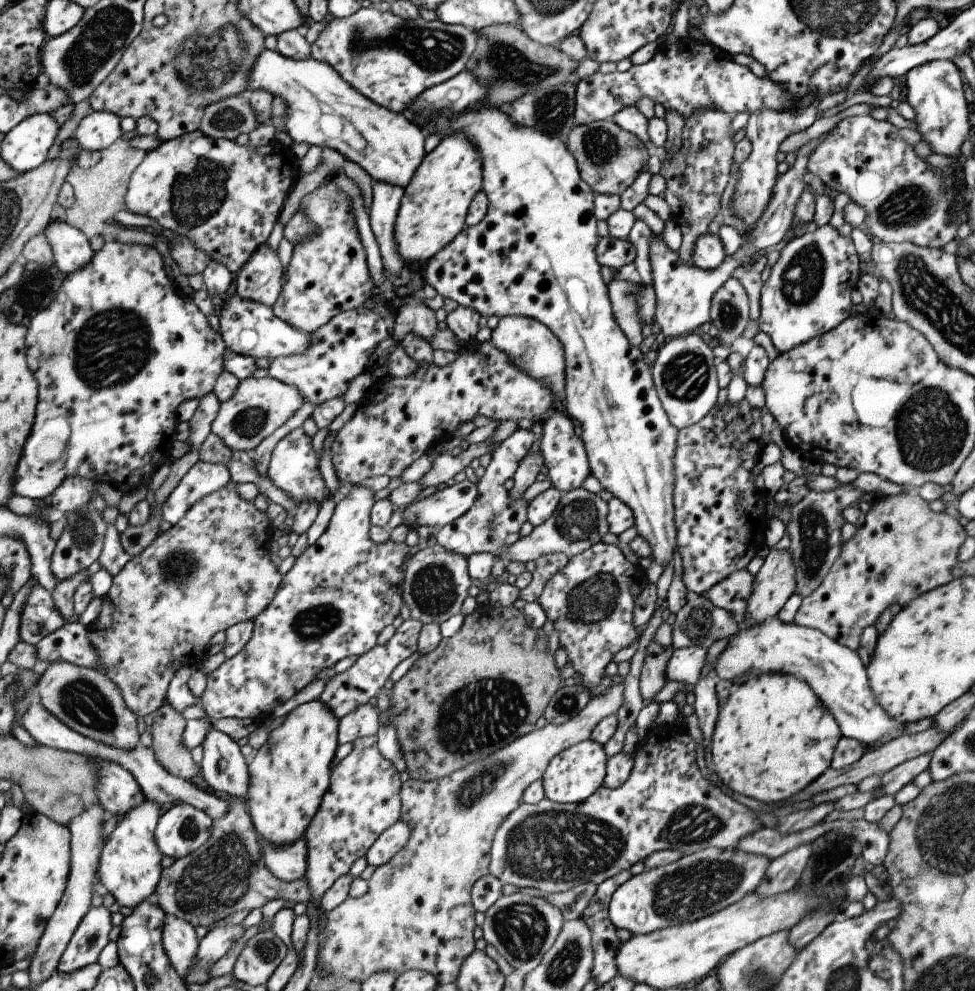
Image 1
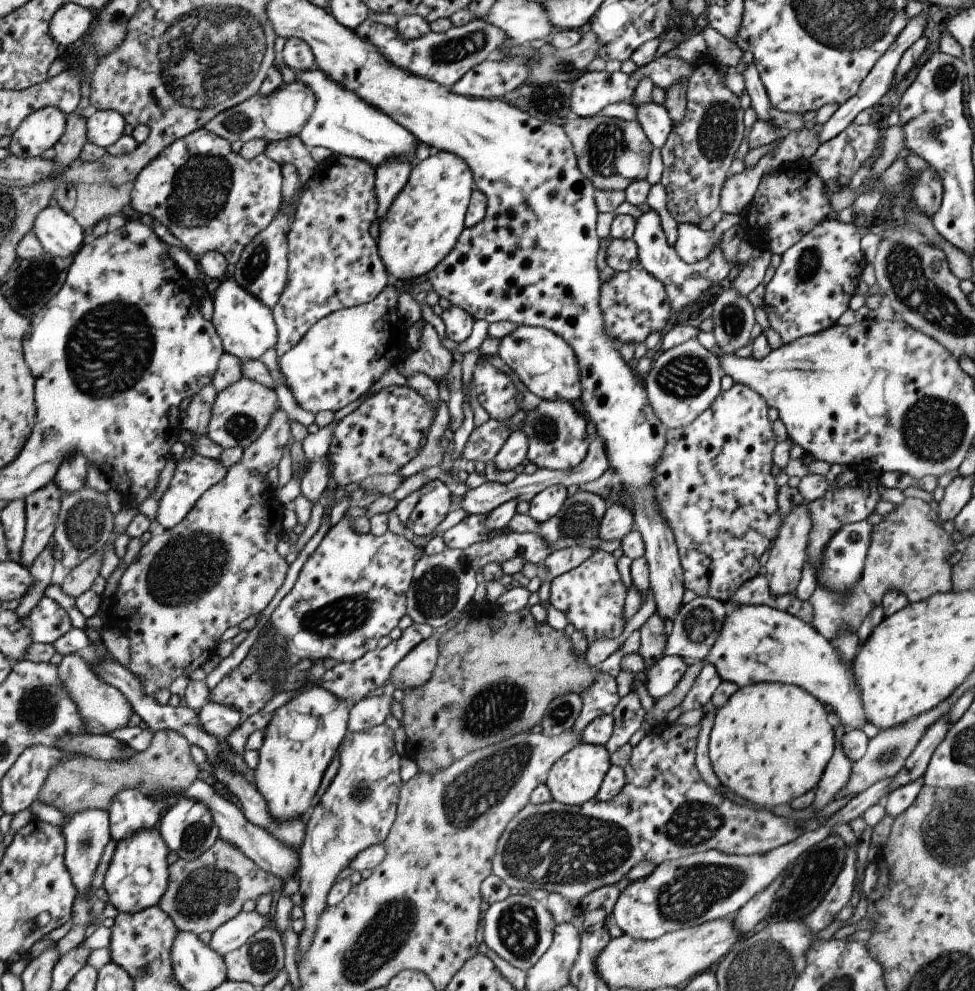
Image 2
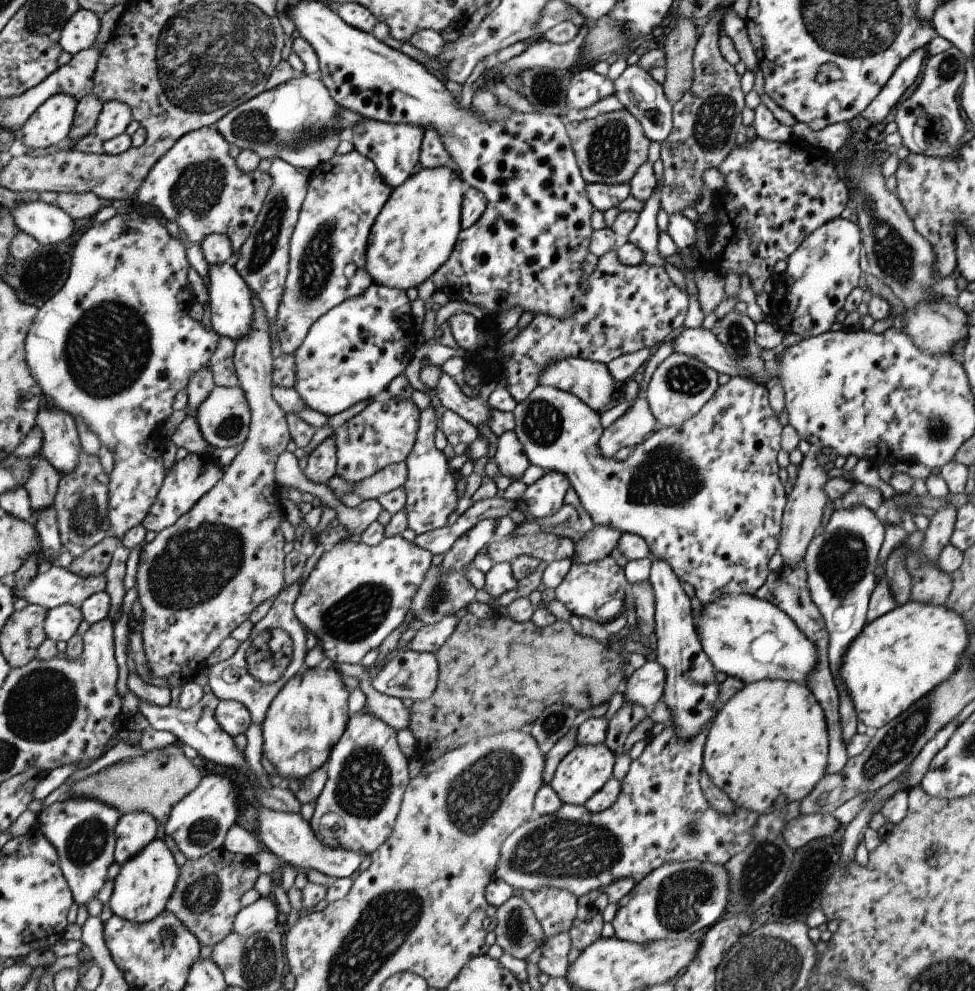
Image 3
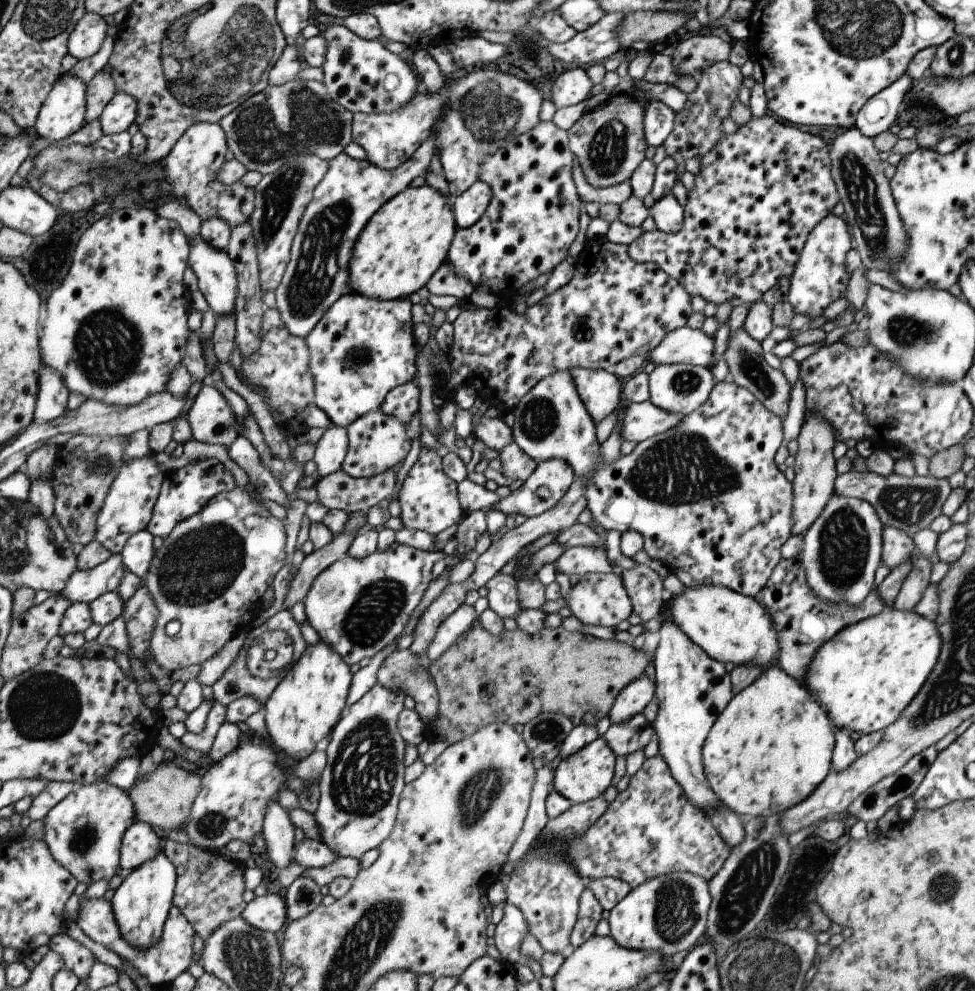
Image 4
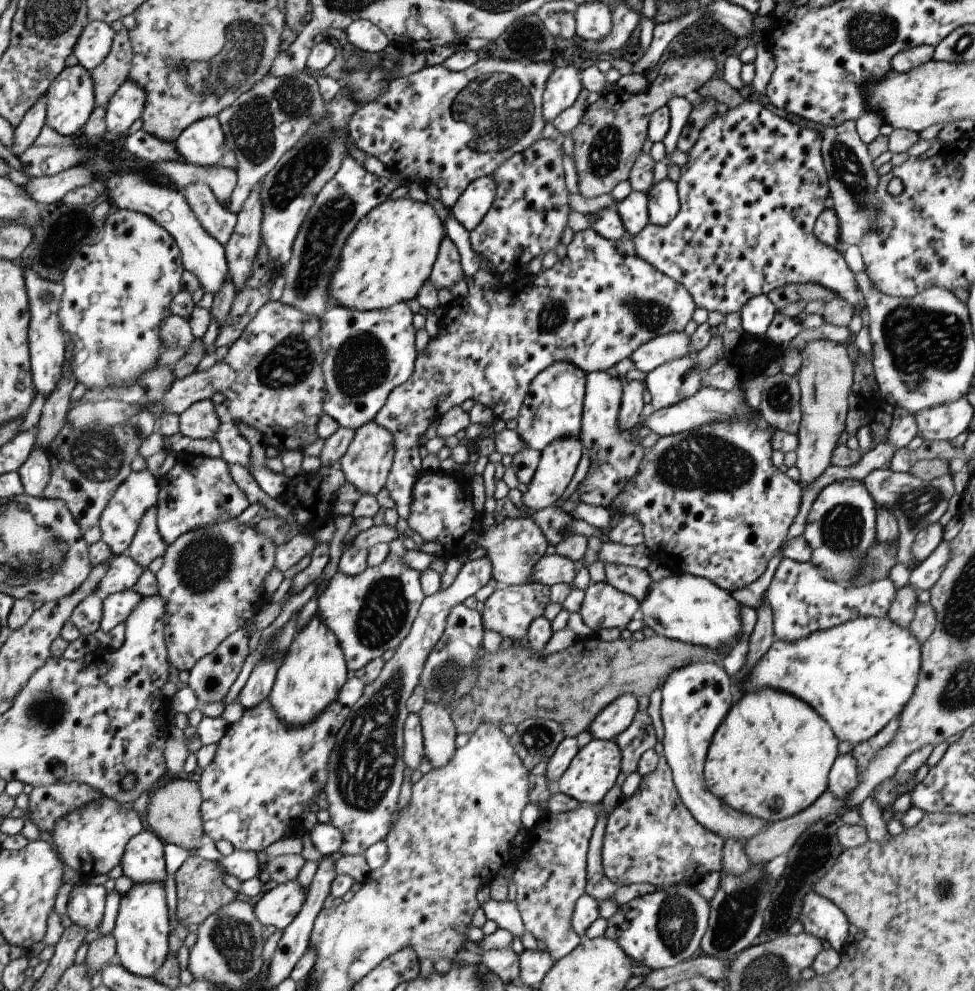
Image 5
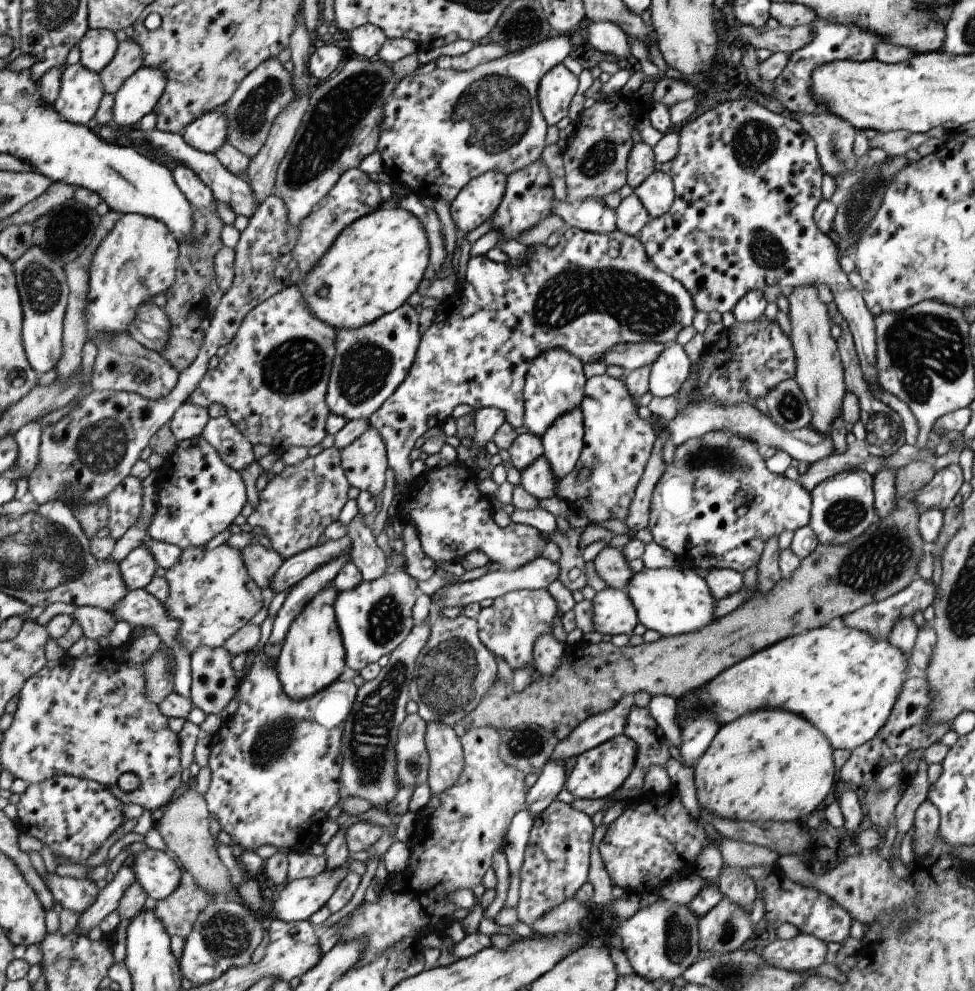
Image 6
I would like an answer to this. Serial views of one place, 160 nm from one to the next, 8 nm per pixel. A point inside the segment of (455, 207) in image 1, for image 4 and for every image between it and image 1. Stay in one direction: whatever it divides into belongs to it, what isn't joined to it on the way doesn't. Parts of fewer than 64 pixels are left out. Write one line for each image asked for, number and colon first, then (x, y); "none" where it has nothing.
2: (422, 223)
3: (414, 233)
4: (406, 239)

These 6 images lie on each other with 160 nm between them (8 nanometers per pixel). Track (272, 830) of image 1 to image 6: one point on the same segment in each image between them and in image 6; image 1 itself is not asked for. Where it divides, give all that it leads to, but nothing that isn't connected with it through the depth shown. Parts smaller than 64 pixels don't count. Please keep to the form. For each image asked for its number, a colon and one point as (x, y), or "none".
2: (303, 734)
3: (304, 721)
4: (301, 710)
5: (312, 671)
6: (311, 657)

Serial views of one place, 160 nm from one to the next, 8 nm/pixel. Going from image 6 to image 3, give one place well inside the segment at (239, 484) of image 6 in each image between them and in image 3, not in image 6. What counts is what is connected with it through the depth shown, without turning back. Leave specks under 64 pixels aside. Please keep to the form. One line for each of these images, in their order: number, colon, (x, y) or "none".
3: (186, 481)
4: (183, 492)
5: (194, 494)

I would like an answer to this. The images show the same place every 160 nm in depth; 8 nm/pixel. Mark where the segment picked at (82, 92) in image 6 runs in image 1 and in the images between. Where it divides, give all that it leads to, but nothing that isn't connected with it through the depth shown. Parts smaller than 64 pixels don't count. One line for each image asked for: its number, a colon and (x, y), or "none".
1: (25, 148)
2: (45, 128)
3: (50, 125)
4: (64, 113)
5: (71, 97)

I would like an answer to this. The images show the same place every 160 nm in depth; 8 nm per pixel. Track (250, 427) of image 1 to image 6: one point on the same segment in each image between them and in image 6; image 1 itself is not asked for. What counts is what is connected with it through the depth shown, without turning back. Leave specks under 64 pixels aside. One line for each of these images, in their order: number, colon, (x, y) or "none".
2: (240, 412)
3: (223, 417)
4: (210, 421)
5: (199, 420)
6: (188, 420)

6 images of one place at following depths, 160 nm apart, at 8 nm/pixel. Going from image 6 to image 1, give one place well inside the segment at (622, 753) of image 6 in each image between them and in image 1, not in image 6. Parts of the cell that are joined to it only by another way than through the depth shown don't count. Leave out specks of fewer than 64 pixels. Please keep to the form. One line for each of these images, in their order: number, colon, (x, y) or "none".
1: (571, 776)
2: (574, 778)
3: (582, 772)
4: (585, 775)
5: (593, 770)

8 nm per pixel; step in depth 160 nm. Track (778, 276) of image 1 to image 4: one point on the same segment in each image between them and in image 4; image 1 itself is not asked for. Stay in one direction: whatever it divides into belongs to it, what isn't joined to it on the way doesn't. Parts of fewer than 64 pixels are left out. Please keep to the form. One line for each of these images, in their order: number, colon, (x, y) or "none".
2: (811, 287)
3: (820, 273)
4: (819, 278)

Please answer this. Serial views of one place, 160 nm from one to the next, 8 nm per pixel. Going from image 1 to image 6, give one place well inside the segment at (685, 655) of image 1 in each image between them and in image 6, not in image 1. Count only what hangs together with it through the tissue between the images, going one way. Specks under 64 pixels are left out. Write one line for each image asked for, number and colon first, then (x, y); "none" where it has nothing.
2: (660, 677)
3: (644, 687)
4: (630, 700)
5: (611, 720)
6: (594, 730)

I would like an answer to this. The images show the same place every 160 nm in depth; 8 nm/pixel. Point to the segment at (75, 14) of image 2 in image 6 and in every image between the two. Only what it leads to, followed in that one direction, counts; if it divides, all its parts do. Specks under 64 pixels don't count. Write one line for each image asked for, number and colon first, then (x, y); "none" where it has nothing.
3: (79, 33)
4: (86, 39)
5: (92, 48)
6: (97, 48)

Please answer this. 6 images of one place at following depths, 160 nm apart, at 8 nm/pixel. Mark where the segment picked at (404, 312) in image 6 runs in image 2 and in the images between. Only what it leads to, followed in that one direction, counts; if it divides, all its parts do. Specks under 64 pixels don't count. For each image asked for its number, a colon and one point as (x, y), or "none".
2: (342, 355)
3: (351, 353)
4: (361, 348)
5: (366, 354)

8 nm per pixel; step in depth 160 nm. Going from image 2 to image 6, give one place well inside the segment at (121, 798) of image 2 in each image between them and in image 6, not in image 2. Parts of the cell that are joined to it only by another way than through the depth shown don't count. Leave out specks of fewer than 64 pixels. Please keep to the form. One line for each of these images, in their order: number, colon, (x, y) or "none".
3: (133, 832)
4: (139, 843)
5: (142, 860)
6: (158, 873)

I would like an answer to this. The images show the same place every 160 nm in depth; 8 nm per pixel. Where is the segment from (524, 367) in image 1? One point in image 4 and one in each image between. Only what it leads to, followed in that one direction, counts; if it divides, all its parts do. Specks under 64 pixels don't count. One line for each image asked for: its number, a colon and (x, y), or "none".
2: (547, 366)
3: (589, 381)
4: (599, 390)

